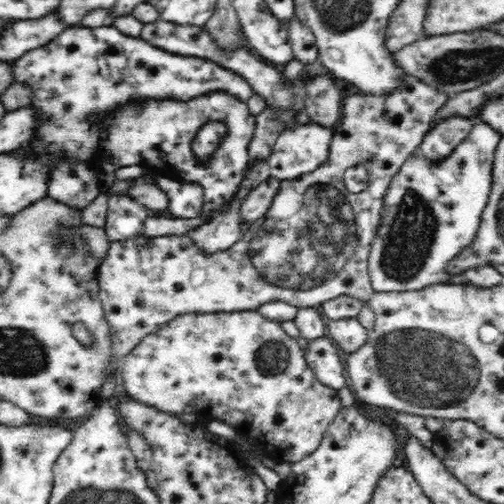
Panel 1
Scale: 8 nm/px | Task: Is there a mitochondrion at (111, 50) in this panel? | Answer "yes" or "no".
no

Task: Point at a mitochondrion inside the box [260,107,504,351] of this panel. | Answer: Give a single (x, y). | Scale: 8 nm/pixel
(412, 234)

